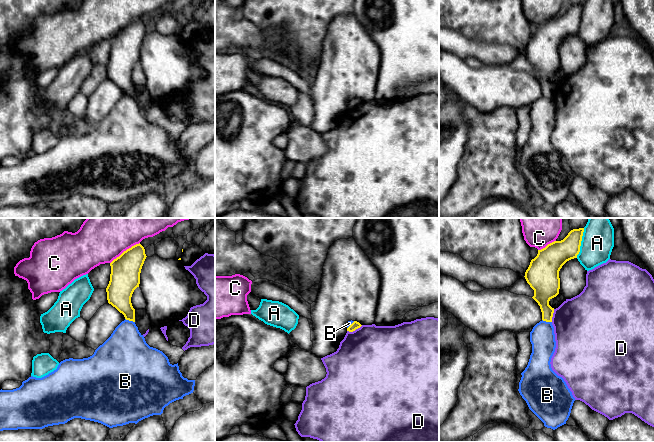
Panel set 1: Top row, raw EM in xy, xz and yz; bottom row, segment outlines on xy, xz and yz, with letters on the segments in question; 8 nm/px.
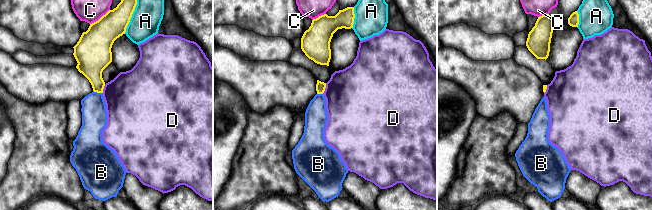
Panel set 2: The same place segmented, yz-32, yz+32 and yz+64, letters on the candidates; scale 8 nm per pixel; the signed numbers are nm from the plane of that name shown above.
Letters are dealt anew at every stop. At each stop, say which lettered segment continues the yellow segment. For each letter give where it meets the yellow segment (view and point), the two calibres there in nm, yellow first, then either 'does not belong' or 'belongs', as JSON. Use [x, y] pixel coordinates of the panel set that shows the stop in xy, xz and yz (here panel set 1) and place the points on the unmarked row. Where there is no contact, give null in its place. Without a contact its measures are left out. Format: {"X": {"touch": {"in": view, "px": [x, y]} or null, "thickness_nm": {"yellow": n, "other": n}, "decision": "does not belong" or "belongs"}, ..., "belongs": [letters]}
{"A": {"touch": {"in": "yz", "px": [580, 19]}, "thickness_nm": {"yellow": 200, "other": 260}, "decision": "does not belong"}, "B": {"touch": {"in": "xy", "px": [130, 96]}, "thickness_nm": {"yellow": 200, "other": 340}, "decision": "does not belong"}, "C": {"touch": {"in": "xy", "px": [124, 27]}, "thickness_nm": {"yellow": 240, "other": 340}, "decision": "does not belong"}, "D": {"touch": {"in": "xz", "px": [354, 106]}, "thickness_nm": {"yellow": 70, "other": 500}, "decision": "does not belong"}, "belongs": []}

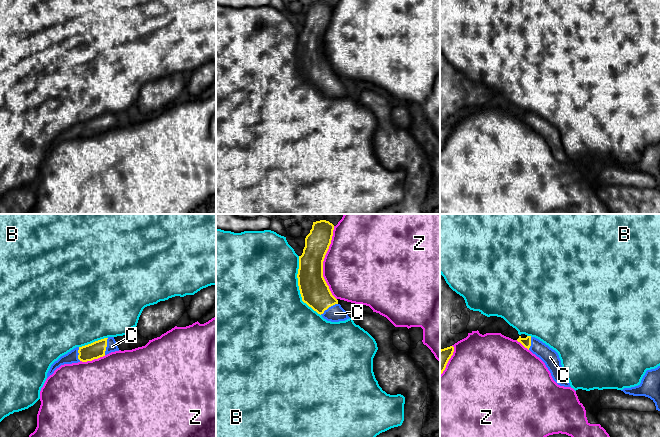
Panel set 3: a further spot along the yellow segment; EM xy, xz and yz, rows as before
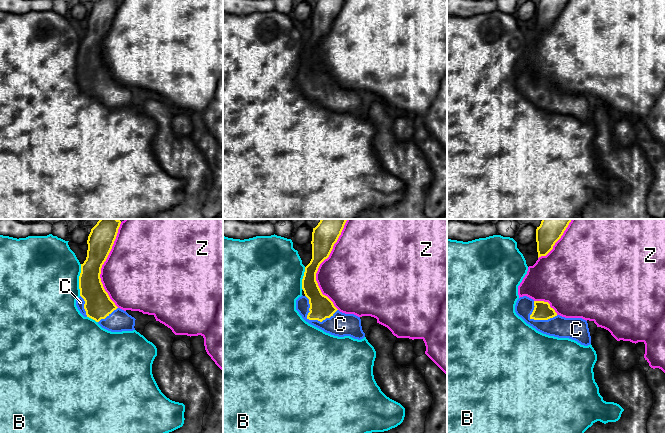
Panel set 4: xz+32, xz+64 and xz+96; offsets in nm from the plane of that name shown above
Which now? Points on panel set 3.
{"B": {"touch": {"in": "xz", "px": [299, 63]}, "thickness_nm": {"yellow": 240, "other": 480}, "decision": "does not belong"}, "C": {"touch": {"in": "xz", "px": [328, 83]}, "thickness_nm": {"yellow": 240, "other": 140}, "decision": "belongs"}, "Z": {"touch": {"in": "xz", "px": [322, 39]}, "thickness_nm": {"yellow": 240, "other": 480}, "decision": "does not belong"}, "belongs": ["C"]}

